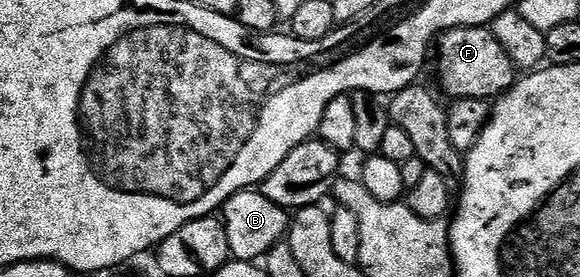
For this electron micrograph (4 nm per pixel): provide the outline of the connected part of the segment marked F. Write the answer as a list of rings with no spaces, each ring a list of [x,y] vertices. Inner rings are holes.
[[[492,27],[452,28],[442,32],[435,44],[437,72],[449,98],[492,101],[509,91],[519,79],[519,69],[500,44]]]

